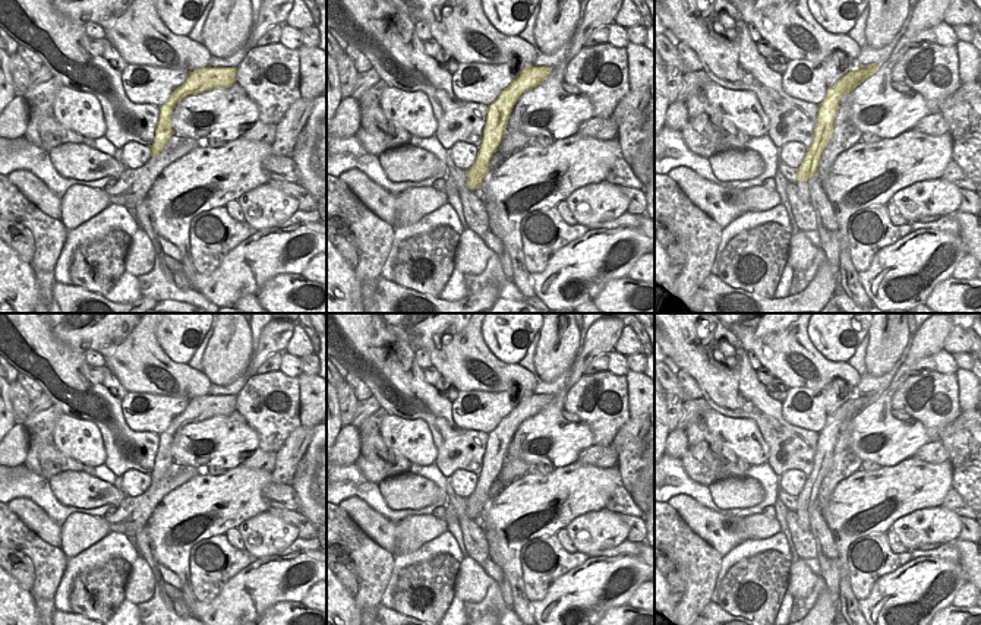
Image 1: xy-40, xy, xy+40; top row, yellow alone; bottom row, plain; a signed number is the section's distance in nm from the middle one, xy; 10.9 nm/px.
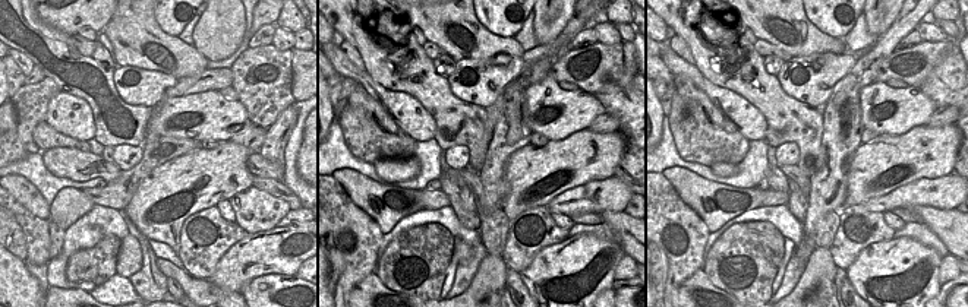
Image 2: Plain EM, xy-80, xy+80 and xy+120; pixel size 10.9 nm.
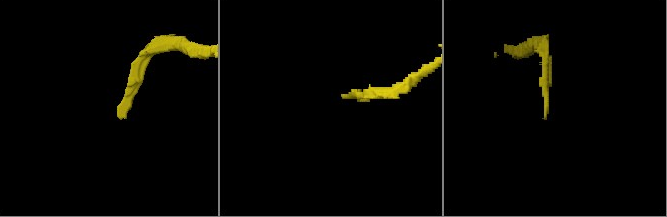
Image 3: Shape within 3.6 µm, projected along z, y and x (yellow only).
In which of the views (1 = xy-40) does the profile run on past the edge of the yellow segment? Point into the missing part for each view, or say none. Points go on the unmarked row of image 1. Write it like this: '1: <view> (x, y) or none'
1: none

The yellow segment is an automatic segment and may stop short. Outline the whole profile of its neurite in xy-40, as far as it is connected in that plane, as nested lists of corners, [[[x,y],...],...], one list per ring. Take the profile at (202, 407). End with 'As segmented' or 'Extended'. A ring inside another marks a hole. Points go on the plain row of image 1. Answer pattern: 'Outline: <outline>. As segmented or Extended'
Outline: [[[202,395],[189,401],[186,410],[176,416],[165,432],[160,435],[151,484],[158,483],[168,467],[174,463],[171,444],[176,432],[189,423],[202,422],[214,416],[230,416],[236,411],[236,395]]]. As segmented

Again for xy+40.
Outline: [[[881,392],[858,394],[857,398],[849,400],[840,405],[836,413],[827,419],[824,429],[818,432],[813,471],[807,477],[801,493],[797,496],[798,524],[802,530],[810,530],[808,506],[816,504],[820,484],[832,467],[833,452],[842,424],[873,404],[880,394]]]. Extended

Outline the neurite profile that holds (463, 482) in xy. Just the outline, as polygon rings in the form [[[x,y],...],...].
[[[455,470],[450,477],[452,490],[463,498],[469,498],[476,489],[479,476],[467,470]]]

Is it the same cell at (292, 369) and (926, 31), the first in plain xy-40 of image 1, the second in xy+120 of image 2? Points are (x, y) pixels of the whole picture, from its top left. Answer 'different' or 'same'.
same

